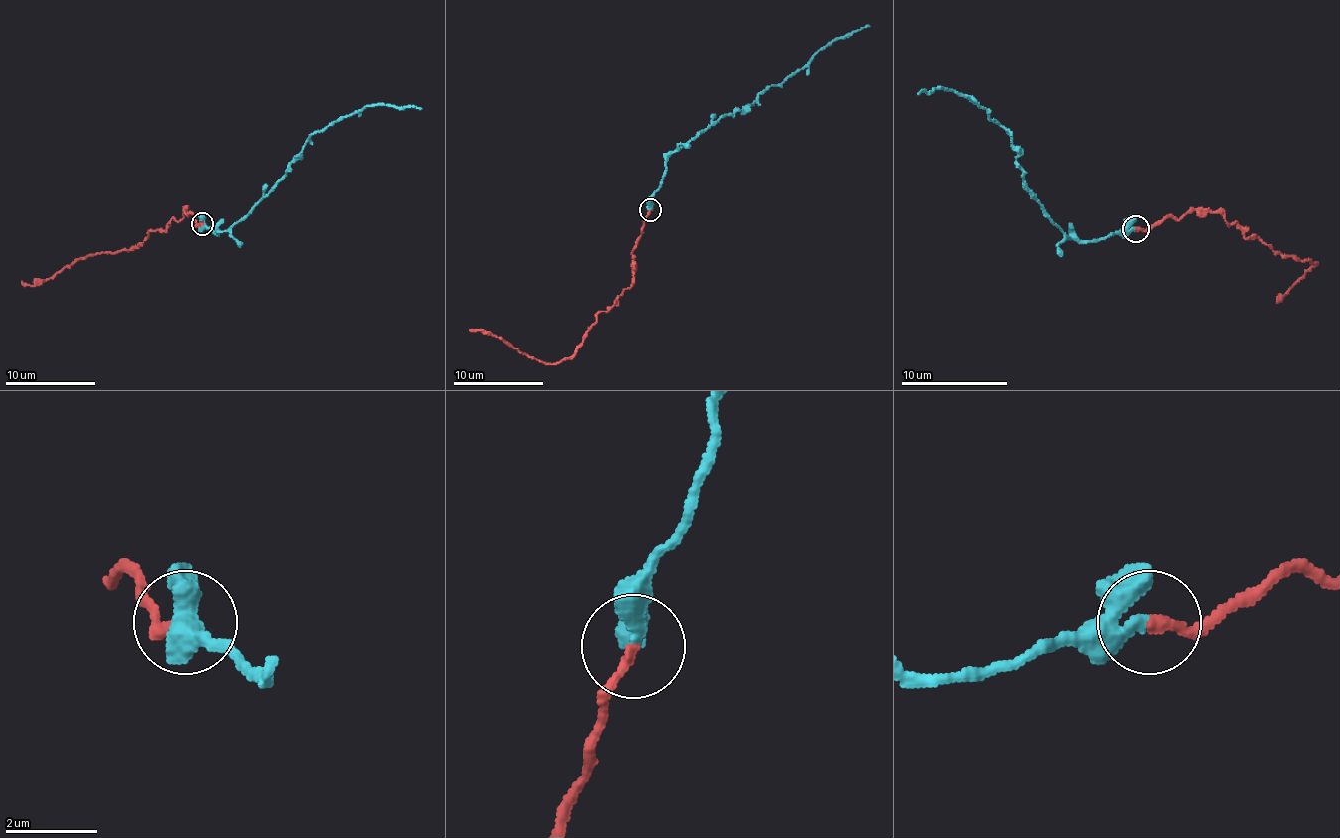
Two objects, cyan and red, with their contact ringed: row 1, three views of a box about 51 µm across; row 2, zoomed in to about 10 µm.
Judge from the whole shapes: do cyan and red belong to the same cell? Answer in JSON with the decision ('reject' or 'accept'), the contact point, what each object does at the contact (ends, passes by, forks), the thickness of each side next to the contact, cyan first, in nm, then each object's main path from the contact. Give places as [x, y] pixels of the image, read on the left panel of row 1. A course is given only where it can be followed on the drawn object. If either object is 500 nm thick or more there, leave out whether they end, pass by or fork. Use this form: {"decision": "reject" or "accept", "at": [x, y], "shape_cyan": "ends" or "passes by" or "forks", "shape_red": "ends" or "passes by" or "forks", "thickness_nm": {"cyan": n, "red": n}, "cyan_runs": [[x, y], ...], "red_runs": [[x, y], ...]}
{"decision": "accept", "at": [202, 223], "shape_cyan": "passes by", "shape_red": "ends", "thickness_nm": {"cyan": 280, "red": 240}, "cyan_runs": [[201, 224], [222, 233], [237, 224], [269, 192], [314, 134], [348, 116], [372, 104], [422, 109]], "red_runs": [[201, 224], [185, 208], [183, 217], [152, 231], [138, 246], [80, 258], [46, 280], [21, 280]]}

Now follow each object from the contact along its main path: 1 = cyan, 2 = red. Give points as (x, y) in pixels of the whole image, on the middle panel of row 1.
1: (649, 209), (649, 196), (660, 184), (670, 155), (796, 74), (820, 49), (870, 27)
2: (649, 209), (633, 250), (631, 286), (600, 313), (584, 342), (568, 358), (541, 362), (494, 335), (469, 329)

